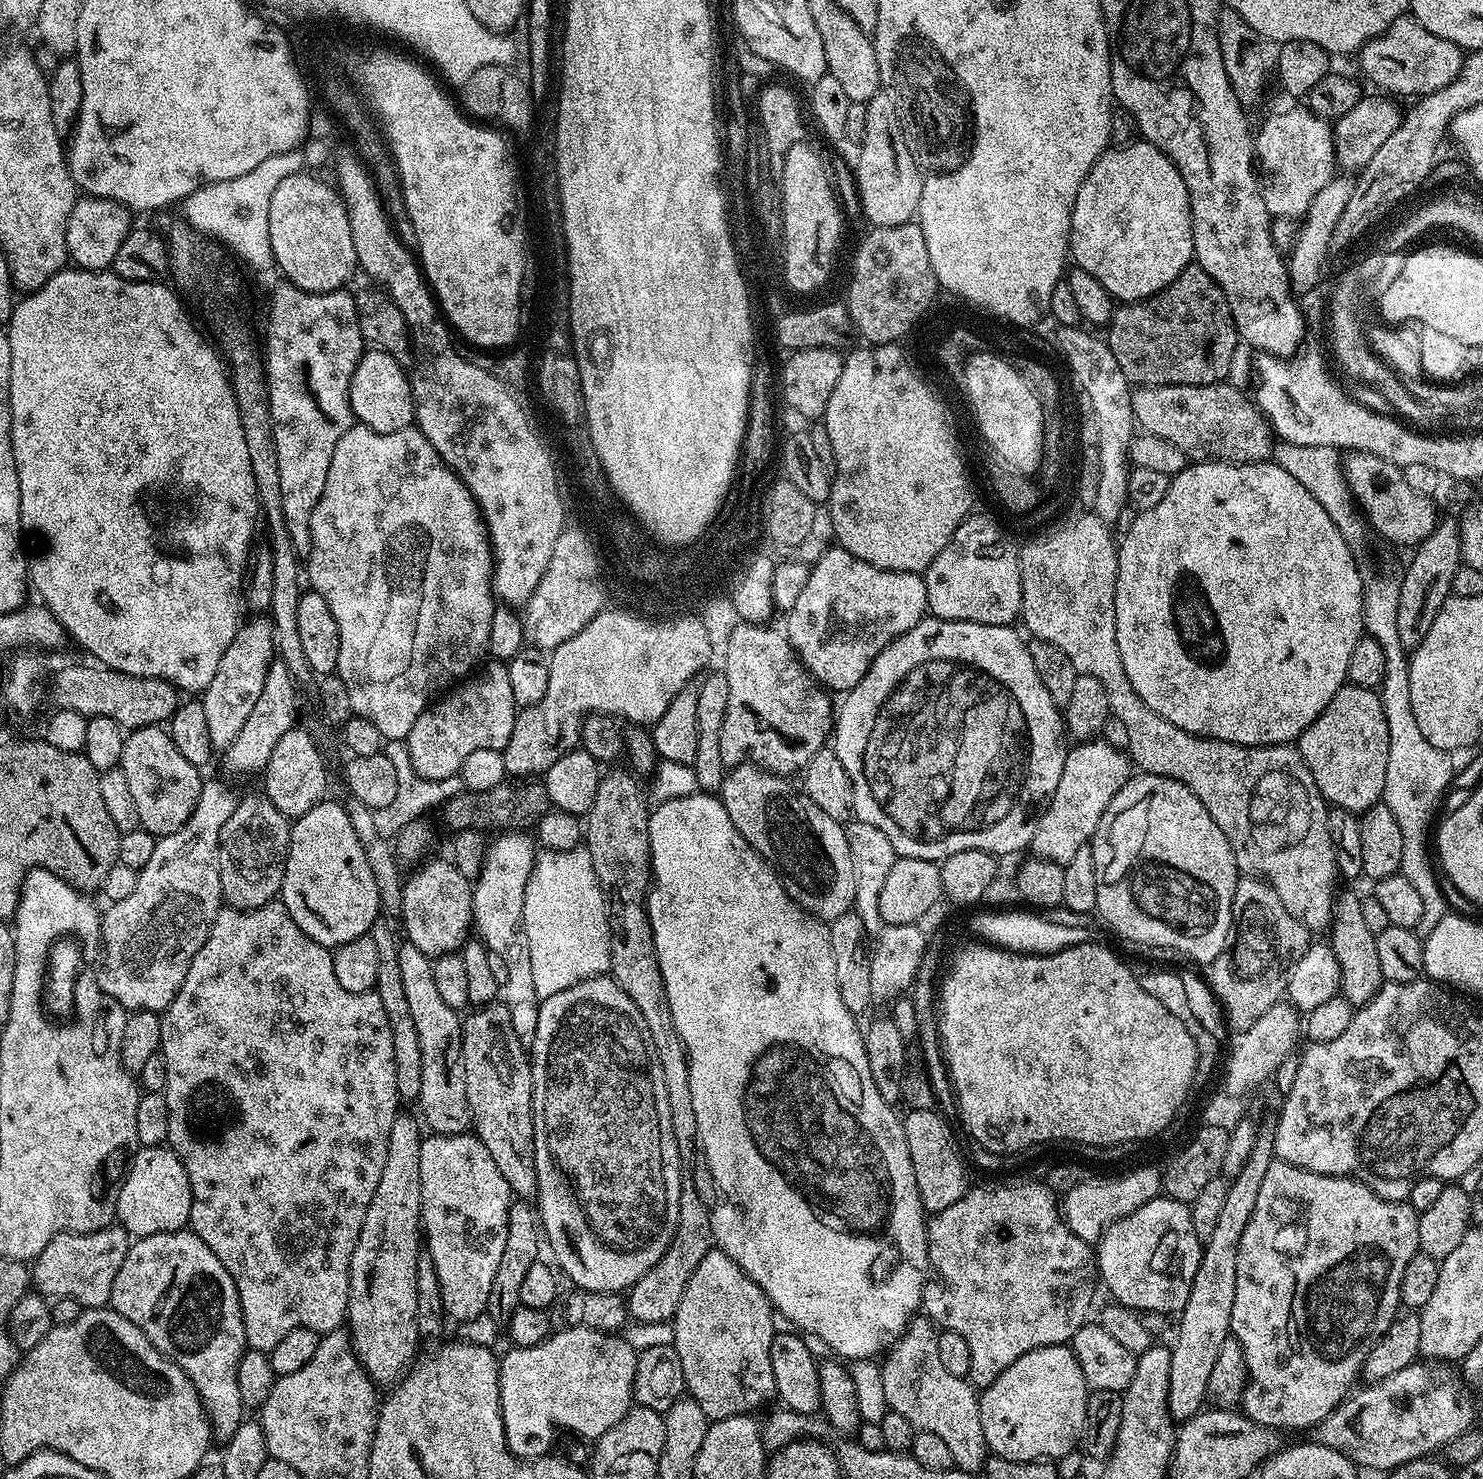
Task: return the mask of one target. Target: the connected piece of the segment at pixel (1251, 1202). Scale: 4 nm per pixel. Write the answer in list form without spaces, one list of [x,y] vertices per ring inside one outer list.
[[[1261,1131],[1254,1142],[1254,1150],[1250,1150],[1250,1158],[1240,1173],[1231,1177],[1227,1185],[1228,1193],[1222,1210],[1219,1211],[1218,1222],[1211,1231],[1210,1238],[1203,1241],[1198,1274],[1194,1274],[1194,1286],[1190,1286],[1190,1298],[1186,1298],[1186,1306],[1178,1313],[1180,1325],[1176,1328],[1176,1341],[1170,1344],[1170,1390],[1168,1391],[1168,1412],[1173,1421],[1183,1422],[1205,1407],[1208,1400],[1208,1383],[1210,1373],[1214,1370],[1214,1358],[1218,1358],[1218,1350],[1222,1342],[1230,1338],[1232,1331],[1232,1311],[1234,1310],[1234,1290],[1238,1290],[1238,1246],[1242,1238],[1242,1230],[1246,1230],[1246,1222],[1250,1222],[1250,1214],[1254,1214],[1254,1206],[1258,1203],[1258,1190],[1266,1179],[1266,1170],[1270,1170],[1274,1159],[1272,1151],[1272,1132]]]

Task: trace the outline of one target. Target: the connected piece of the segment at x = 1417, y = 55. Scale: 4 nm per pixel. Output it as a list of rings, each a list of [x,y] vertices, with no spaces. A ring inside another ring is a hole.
[[[1405,14],[1381,36],[1363,44],[1358,59],[1365,78],[1377,84],[1381,93],[1419,98],[1434,90],[1442,90],[1442,86],[1450,86],[1450,82],[1458,78],[1458,70],[1462,70],[1465,55],[1465,49],[1446,38],[1438,38],[1438,34],[1430,34],[1426,26],[1419,24],[1411,14]]]

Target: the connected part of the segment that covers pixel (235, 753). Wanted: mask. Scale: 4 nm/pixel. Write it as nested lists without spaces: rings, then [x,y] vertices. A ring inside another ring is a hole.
[[[273,659],[272,665],[266,670],[266,682],[262,685],[262,695],[258,697],[254,710],[250,710],[250,715],[242,725],[242,731],[238,733],[238,738],[234,738],[232,745],[225,749],[224,762],[232,773],[263,771],[270,760],[274,746],[278,746],[278,738],[282,738],[286,730],[297,727],[296,691],[298,691],[298,685],[295,676],[290,674],[283,660]]]

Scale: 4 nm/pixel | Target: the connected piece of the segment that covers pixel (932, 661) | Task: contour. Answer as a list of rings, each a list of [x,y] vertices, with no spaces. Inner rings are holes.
[[[925,618],[913,628],[891,640],[876,655],[866,670],[862,682],[854,686],[839,701],[834,716],[834,749],[853,786],[853,813],[855,819],[876,826],[886,834],[897,857],[909,856],[923,860],[942,861],[958,850],[986,850],[1003,858],[1007,852],[1020,852],[1032,843],[1036,822],[1048,807],[1054,790],[1058,790],[1058,778],[1062,778],[1062,766],[1066,751],[1066,729],[1061,709],[1050,698],[1050,690],[1042,686],[1038,670],[1034,670],[1034,658],[1030,658],[1027,643],[1007,624],[979,624],[961,620]]]

